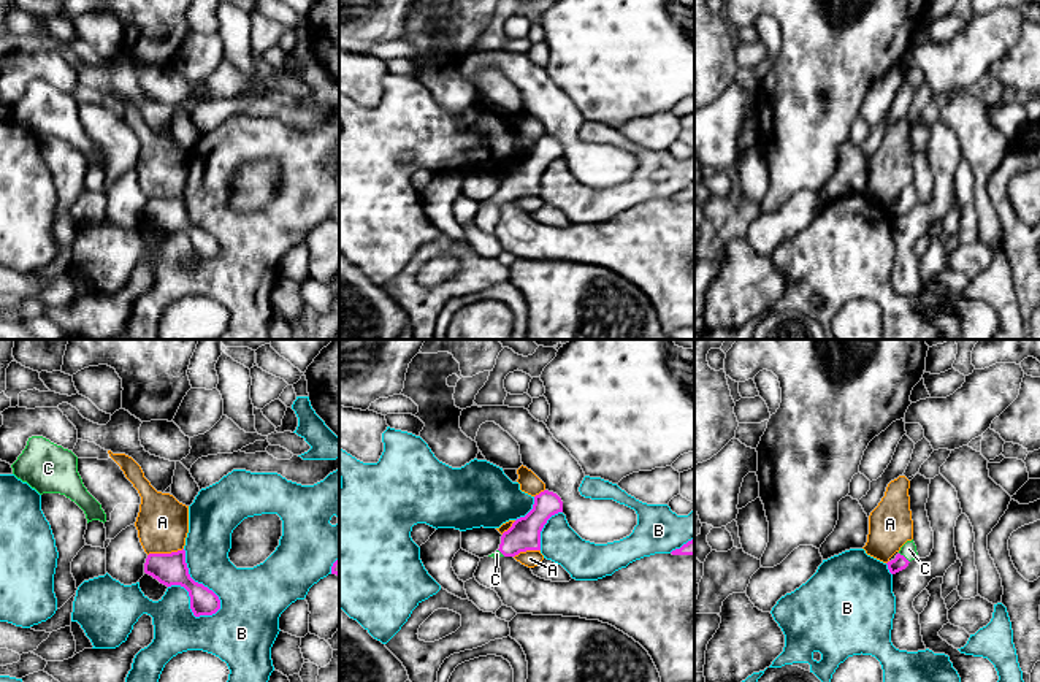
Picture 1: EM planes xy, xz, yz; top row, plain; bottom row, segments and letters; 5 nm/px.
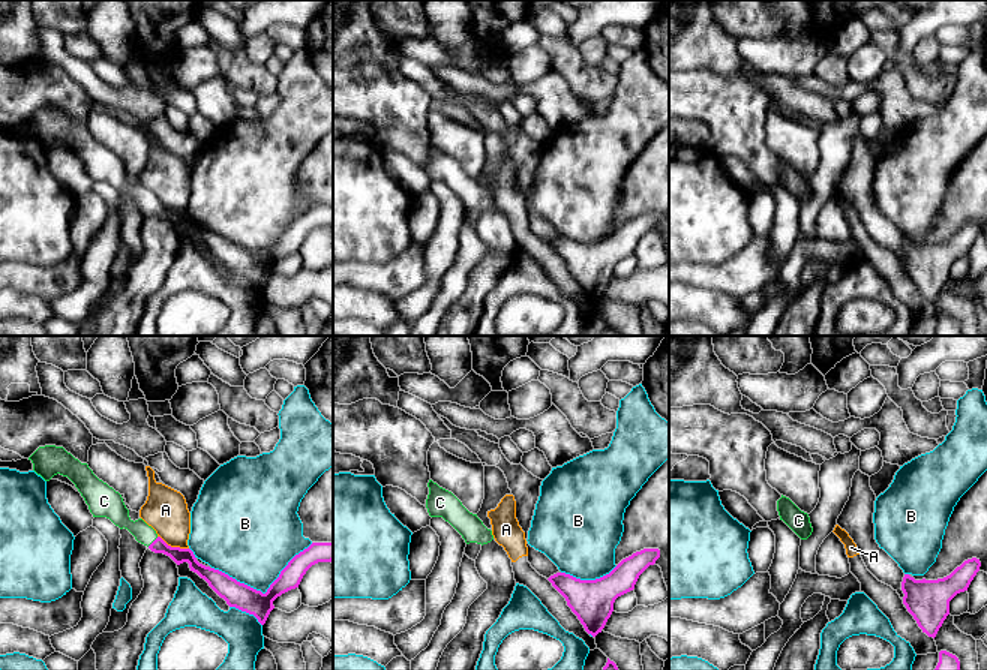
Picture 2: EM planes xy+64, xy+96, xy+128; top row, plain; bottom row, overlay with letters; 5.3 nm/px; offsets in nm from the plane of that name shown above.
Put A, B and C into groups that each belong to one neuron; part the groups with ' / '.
A / B / C

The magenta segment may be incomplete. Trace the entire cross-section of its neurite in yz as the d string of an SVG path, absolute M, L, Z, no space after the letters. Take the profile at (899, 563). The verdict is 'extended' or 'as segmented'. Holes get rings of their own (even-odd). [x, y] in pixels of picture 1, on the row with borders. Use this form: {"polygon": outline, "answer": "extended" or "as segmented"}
{"polygon": "M913 539L907 541L900 547L899 554L896 555L896 558L886 563L889 573L896 574L896 573L905 569L908 566L908 563L912 560L915 560L916 557L918 557L918 552L916 552L916 546L915 546Z", "answer": "extended"}

